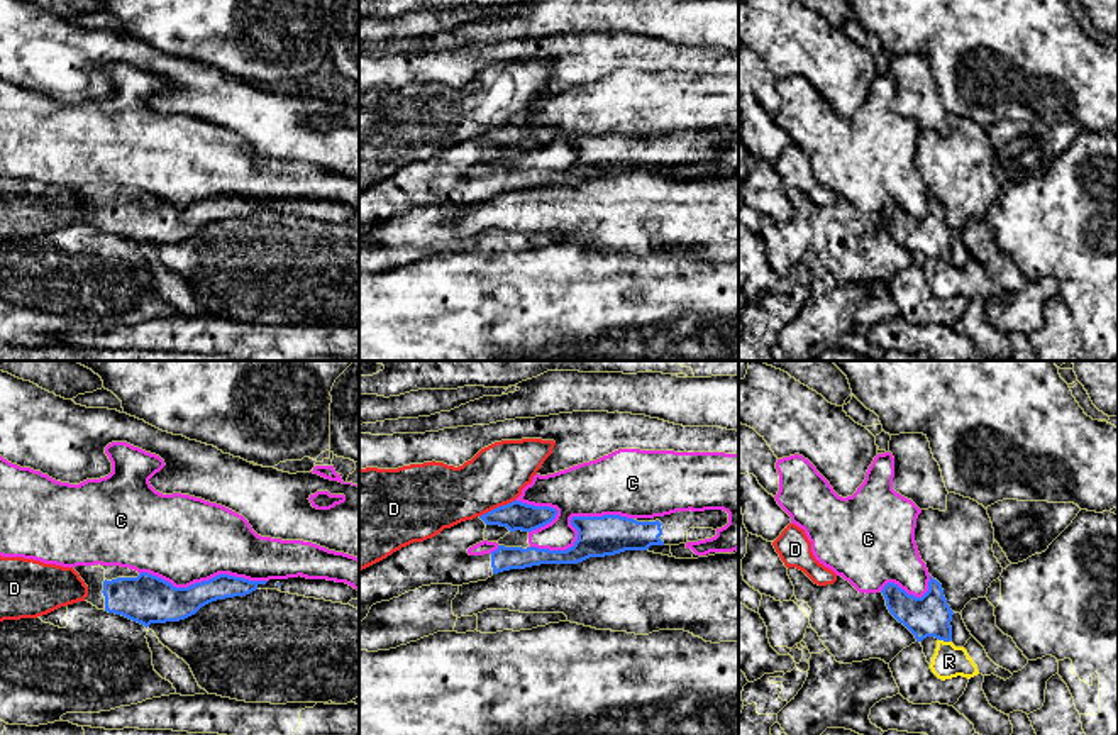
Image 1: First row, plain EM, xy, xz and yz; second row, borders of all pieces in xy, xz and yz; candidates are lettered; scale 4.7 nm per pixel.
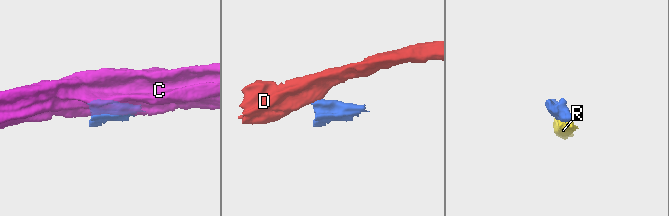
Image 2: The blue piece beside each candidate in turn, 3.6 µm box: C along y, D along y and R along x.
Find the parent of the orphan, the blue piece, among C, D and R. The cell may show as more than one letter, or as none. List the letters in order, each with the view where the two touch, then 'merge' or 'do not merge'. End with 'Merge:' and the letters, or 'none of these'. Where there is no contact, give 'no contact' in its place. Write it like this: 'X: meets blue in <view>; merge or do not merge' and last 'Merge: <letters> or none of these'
C: meets blue in xz; do not merge
D: meets blue in xz; do not merge
R: meets blue in yz; do not merge
Merge: none of these

